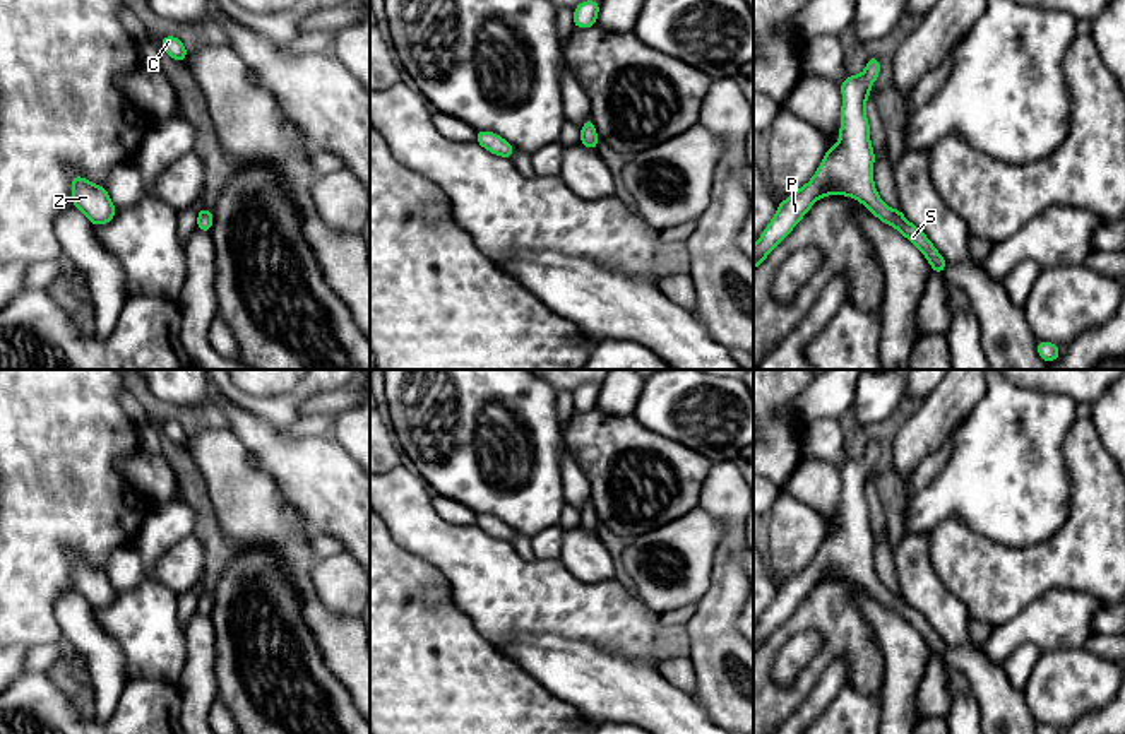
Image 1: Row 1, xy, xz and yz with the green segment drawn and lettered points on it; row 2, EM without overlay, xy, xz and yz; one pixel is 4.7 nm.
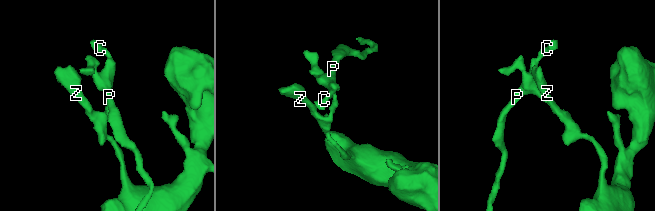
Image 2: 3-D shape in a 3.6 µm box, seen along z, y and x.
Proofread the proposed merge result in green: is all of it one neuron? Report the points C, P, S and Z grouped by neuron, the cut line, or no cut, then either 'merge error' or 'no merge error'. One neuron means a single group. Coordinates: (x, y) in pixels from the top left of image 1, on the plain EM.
groups C P S Z; cut none; no merge error

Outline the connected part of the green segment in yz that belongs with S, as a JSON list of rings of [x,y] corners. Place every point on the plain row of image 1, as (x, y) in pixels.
[[[870,440],[861,459],[848,459],[841,467],[842,491],[839,525],[827,532],[812,563],[777,589],[777,594],[753,628],[753,654],[767,642],[796,609],[810,590],[825,578],[846,578],[861,585],[882,606],[896,611],[921,633],[933,657],[947,650],[926,618],[911,607],[899,592],[885,589],[873,566],[875,536],[870,527],[870,508],[865,486],[880,459],[880,443]]]

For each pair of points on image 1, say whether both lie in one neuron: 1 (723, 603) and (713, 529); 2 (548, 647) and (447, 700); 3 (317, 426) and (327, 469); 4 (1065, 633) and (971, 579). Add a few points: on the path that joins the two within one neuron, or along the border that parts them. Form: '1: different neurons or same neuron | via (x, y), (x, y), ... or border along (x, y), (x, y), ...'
1: different neurons | border along (702, 510), (723, 524), (708, 587)
2: different neurons | border along (502, 654), (511, 657), (547, 692)
3: different neurons | border along (279, 426), (295, 437), (331, 433)
4: different neurons | border along (1060, 591), (1047, 591), (1019, 613), (994, 627)

